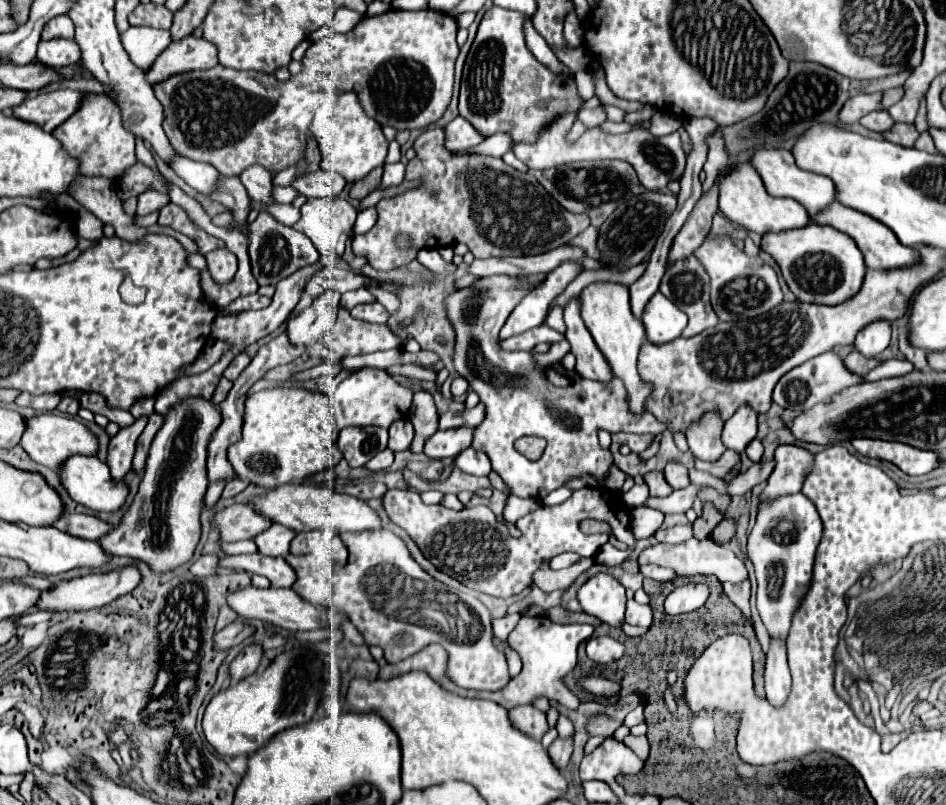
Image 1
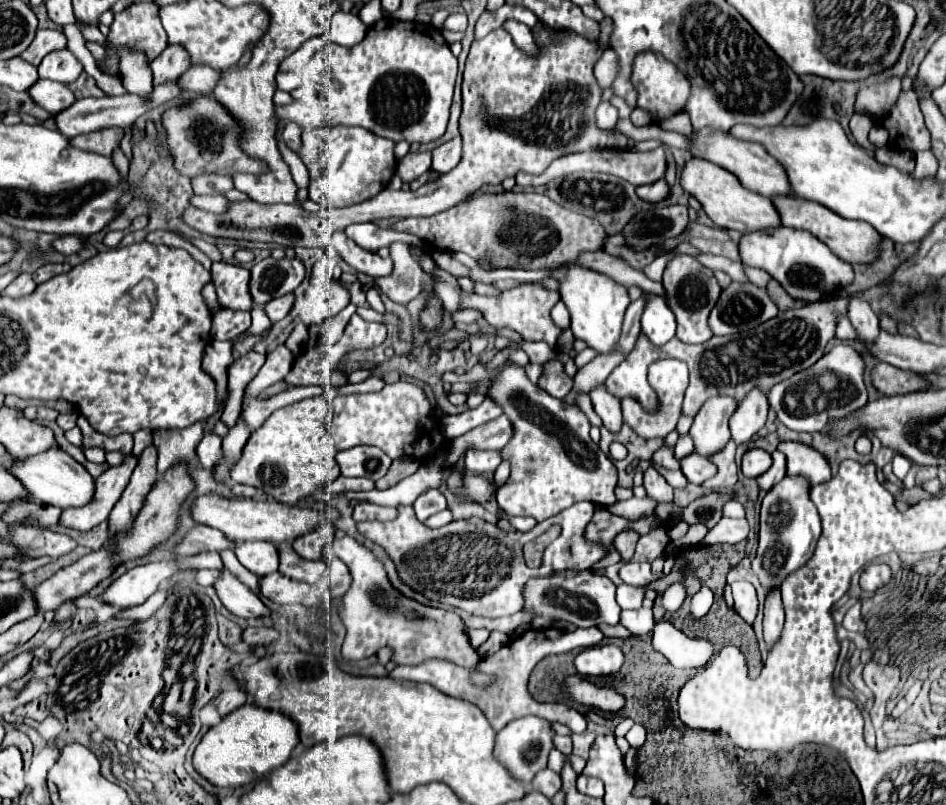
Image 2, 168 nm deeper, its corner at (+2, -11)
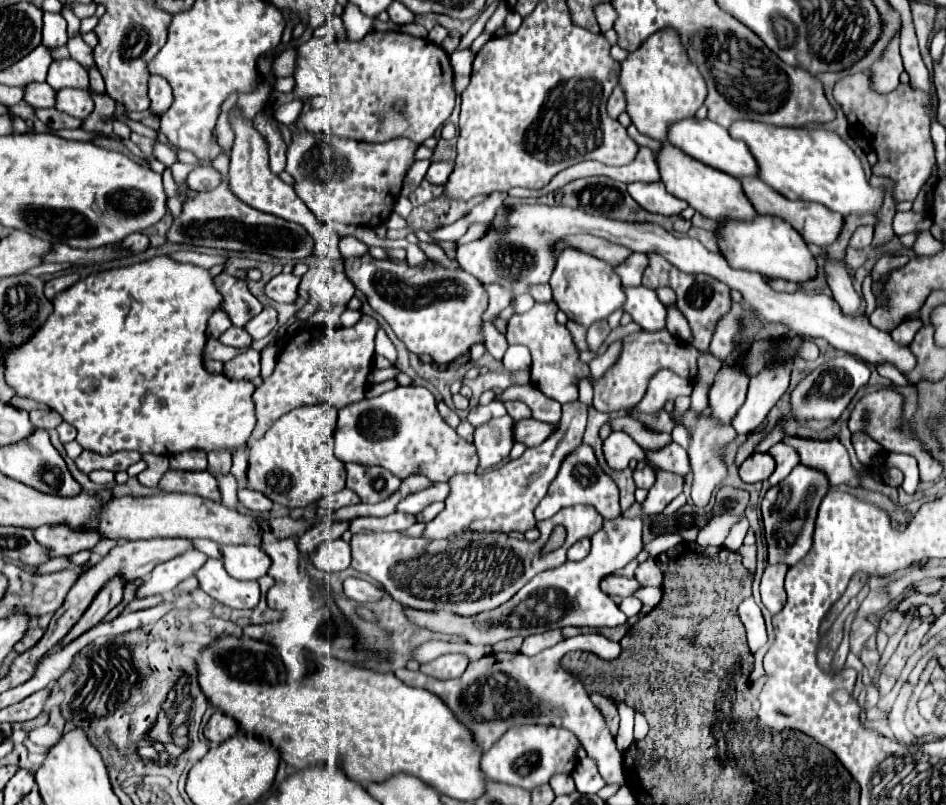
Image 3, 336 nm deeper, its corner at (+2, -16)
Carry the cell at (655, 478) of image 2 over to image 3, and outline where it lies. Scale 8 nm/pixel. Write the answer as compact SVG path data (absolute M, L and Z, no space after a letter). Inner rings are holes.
M650 466L642 468L642 470L634 470L634 482L638 488L644 488L644 490L650 490L652 484L656 482L656 474Z

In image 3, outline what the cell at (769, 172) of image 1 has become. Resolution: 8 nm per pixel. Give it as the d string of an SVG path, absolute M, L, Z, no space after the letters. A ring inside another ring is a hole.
M688 118L682 120L680 124L672 126L672 132L668 132L668 142L676 148L680 148L682 152L686 152L688 156L696 158L702 164L708 164L720 172L726 172L738 180L746 178L746 176L758 176L758 164L756 158L752 156L750 148L742 142L742 140L734 140L726 128L720 128L716 122L712 120L698 120L698 118Z

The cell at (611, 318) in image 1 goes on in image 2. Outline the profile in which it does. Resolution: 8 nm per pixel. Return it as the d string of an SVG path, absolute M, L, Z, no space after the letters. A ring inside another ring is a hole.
M448 251L456 261L464 263L466 267L470 267L472 271L472 277L482 281L482 283L494 283L498 279L519 279L530 282L538 281L538 279L556 279L558 281L558 291L560 291L560 299L564 301L564 305L568 307L570 311L570 317L572 317L572 333L576 339L582 339L588 343L588 347L596 349L598 353L610 353L614 349L614 345L618 343L620 339L620 329L622 329L622 317L624 317L624 311L630 303L630 297L628 297L628 291L616 283L614 279L610 279L608 275L604 273L598 273L598 271L592 271L592 269L586 269L586 267L580 267L578 263L562 263L562 265L556 265L552 269L546 269L546 271L527 271L527 270L510 270L510 269L498 269L492 271L492 273L486 273L482 269L476 267L476 261L460 251Z

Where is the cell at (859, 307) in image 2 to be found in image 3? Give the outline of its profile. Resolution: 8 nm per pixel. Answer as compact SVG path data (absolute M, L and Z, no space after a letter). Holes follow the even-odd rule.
M828 260L824 270L828 276L828 286L832 290L832 296L838 302L838 306L842 308L842 312L850 314L850 316L858 316L862 298L852 288L852 280L850 280L848 272L844 270L844 266L836 260Z

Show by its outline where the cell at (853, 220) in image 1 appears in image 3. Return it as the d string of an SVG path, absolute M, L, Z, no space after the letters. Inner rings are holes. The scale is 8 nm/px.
M742 180L742 188L744 188L744 194L752 200L752 204L756 204L756 212L782 218L794 230L798 230L808 244L816 244L820 248L828 248L828 246L832 246L838 240L838 236L840 236L840 232L844 228L844 218L836 216L834 212L828 212L828 208L824 208L822 204L788 200L782 194L778 194L774 188L770 188L768 184L764 184L762 180Z

